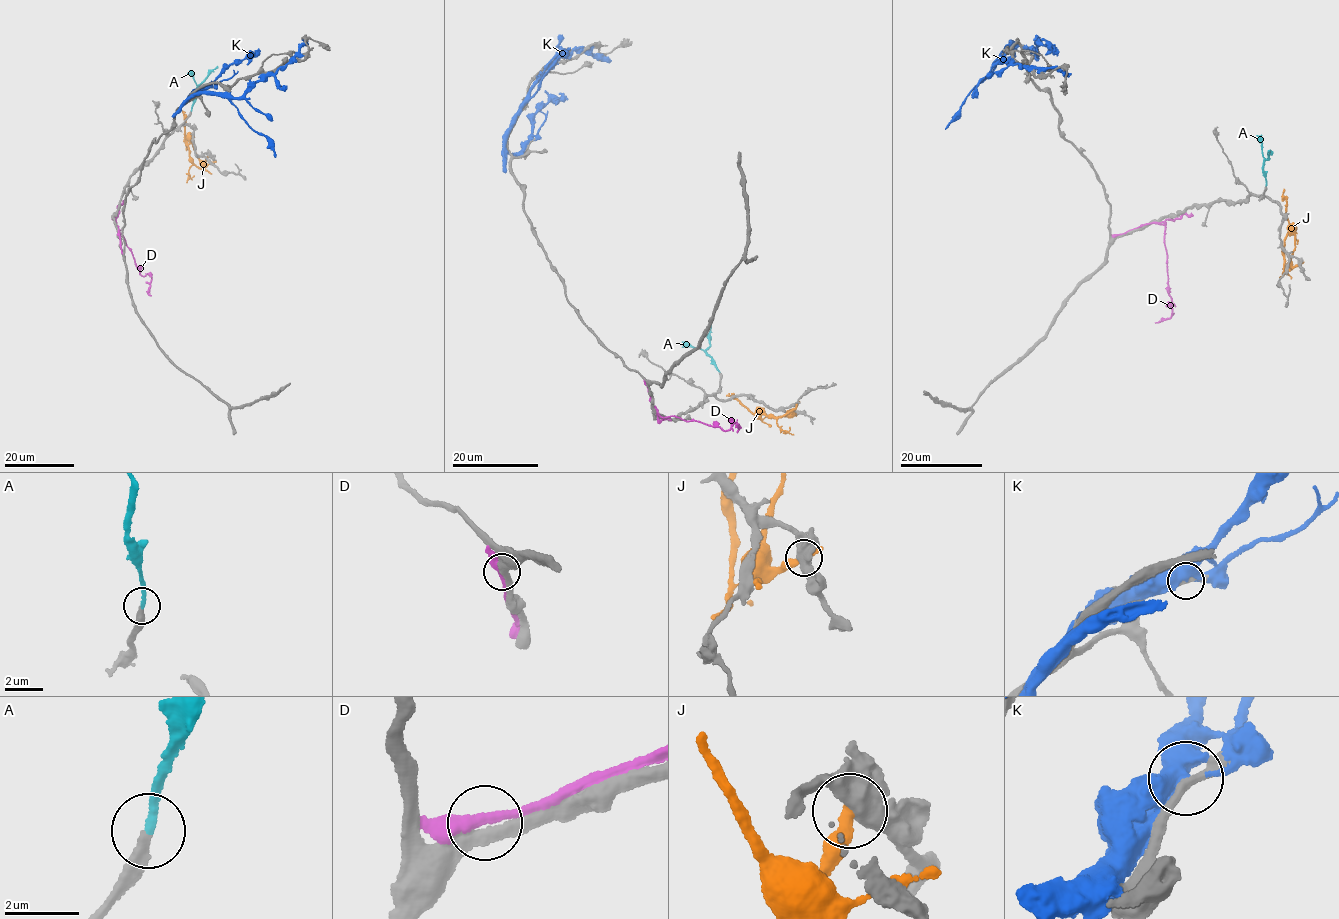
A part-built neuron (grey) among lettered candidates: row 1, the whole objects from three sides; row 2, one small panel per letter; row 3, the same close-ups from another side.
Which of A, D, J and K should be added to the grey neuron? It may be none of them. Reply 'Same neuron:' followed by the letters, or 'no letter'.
Same neuron: A

